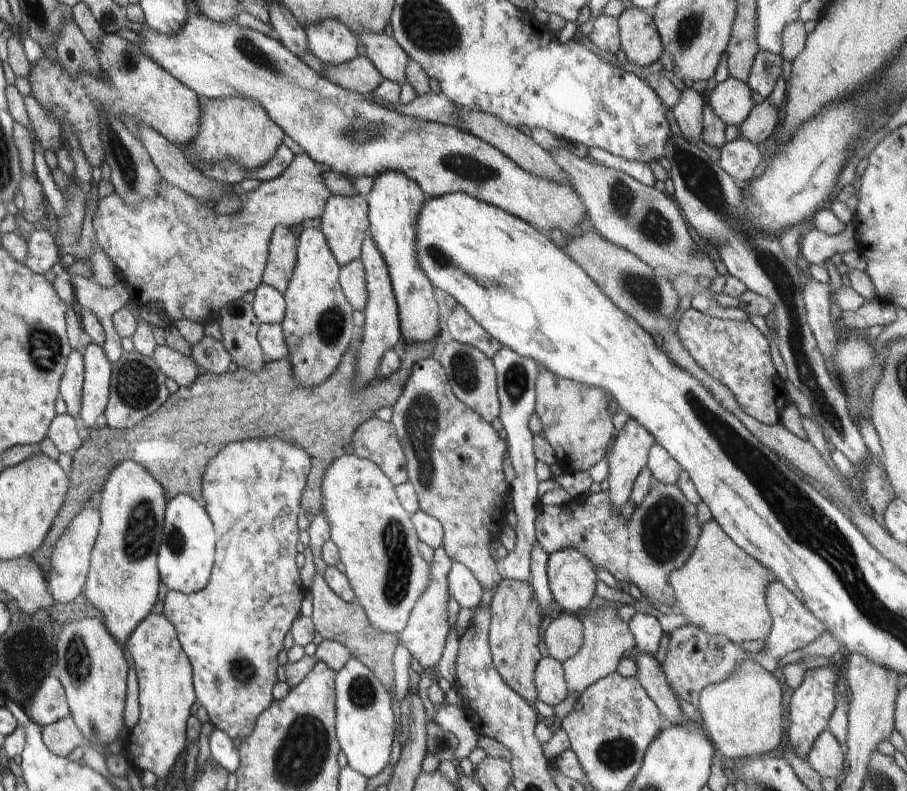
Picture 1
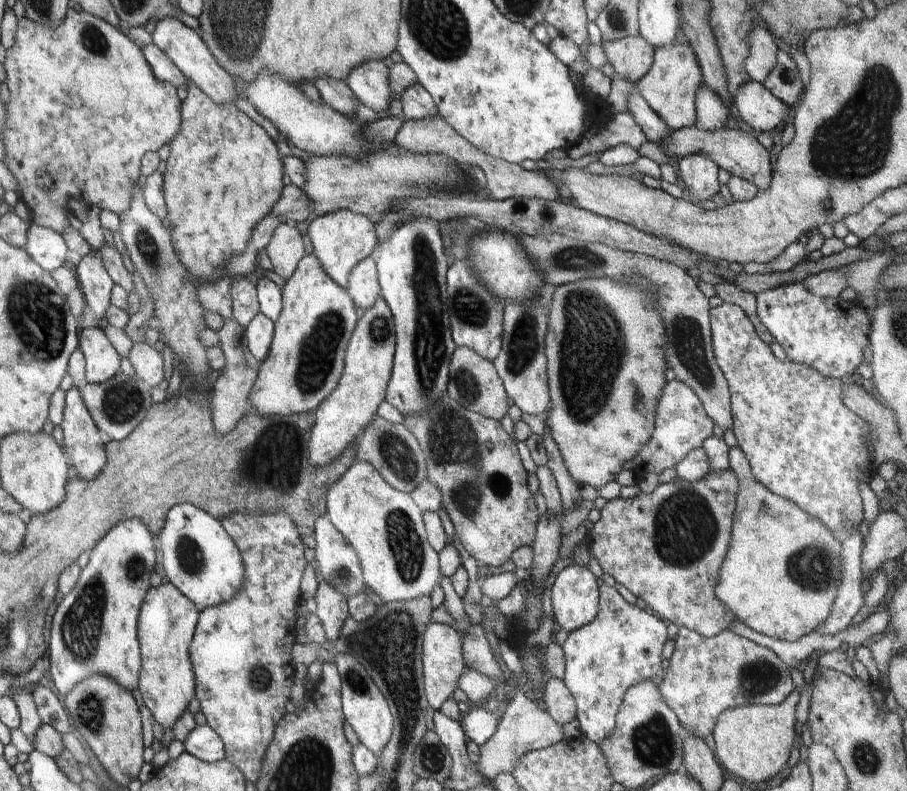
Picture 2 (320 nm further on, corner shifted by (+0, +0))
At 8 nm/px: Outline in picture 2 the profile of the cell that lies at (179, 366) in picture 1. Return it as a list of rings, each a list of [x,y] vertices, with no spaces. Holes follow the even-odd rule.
[[[134,343],[127,357],[134,367],[135,374],[146,384],[163,386],[164,367],[168,366],[168,354],[162,347],[151,347],[146,343]]]

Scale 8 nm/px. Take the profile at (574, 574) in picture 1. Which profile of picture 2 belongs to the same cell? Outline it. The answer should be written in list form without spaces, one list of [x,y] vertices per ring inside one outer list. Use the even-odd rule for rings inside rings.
[[[570,565],[556,576],[550,592],[553,620],[567,633],[590,624],[598,612],[599,586],[587,565]]]

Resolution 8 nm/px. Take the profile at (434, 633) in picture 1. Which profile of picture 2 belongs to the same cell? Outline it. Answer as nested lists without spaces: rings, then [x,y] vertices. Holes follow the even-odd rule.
[[[430,623],[423,634],[423,677],[425,682],[425,695],[429,706],[436,711],[459,688],[458,681],[466,664],[463,661],[463,644],[461,634],[451,626],[442,623]]]

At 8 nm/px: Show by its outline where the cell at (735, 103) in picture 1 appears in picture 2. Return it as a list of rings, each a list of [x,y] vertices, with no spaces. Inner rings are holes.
[[[748,81],[737,90],[733,98],[733,114],[739,121],[744,122],[751,131],[770,132],[774,130],[782,130],[787,122],[791,121],[792,110],[785,105],[782,100],[776,98],[762,83],[758,81]]]

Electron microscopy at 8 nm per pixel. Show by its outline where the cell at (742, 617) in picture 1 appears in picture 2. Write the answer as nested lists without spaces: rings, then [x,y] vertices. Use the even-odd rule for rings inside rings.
[[[738,446],[729,450],[729,467],[739,478],[739,491],[731,543],[715,585],[716,596],[736,620],[753,631],[794,642],[815,631],[830,616],[841,583],[841,544],[817,518],[760,484],[754,478],[746,455]]]

